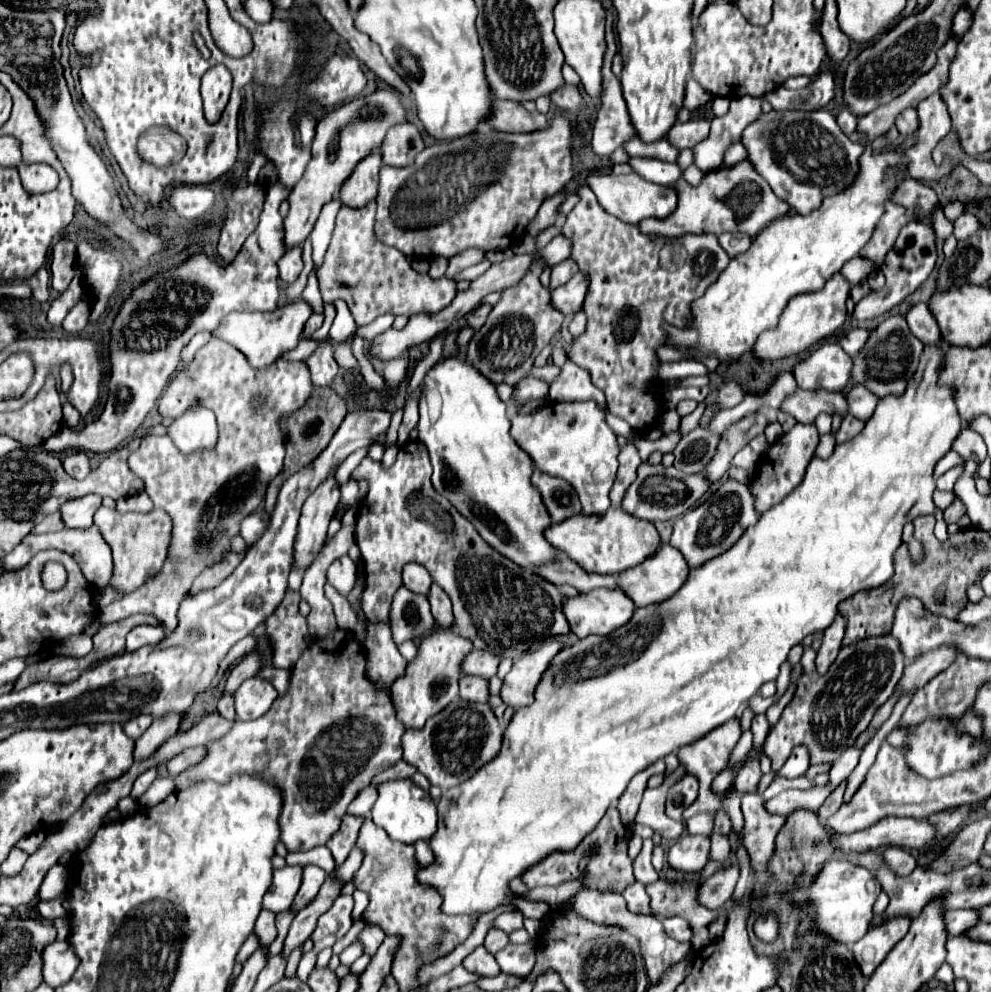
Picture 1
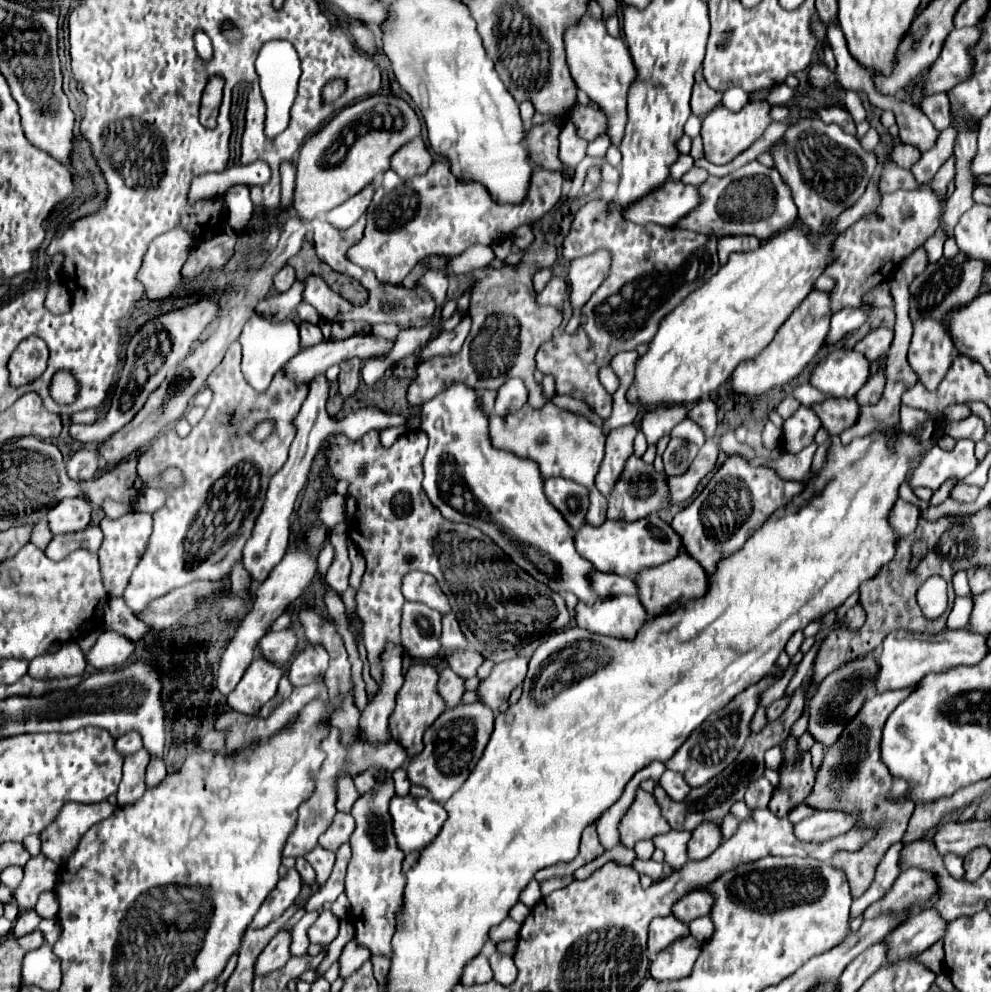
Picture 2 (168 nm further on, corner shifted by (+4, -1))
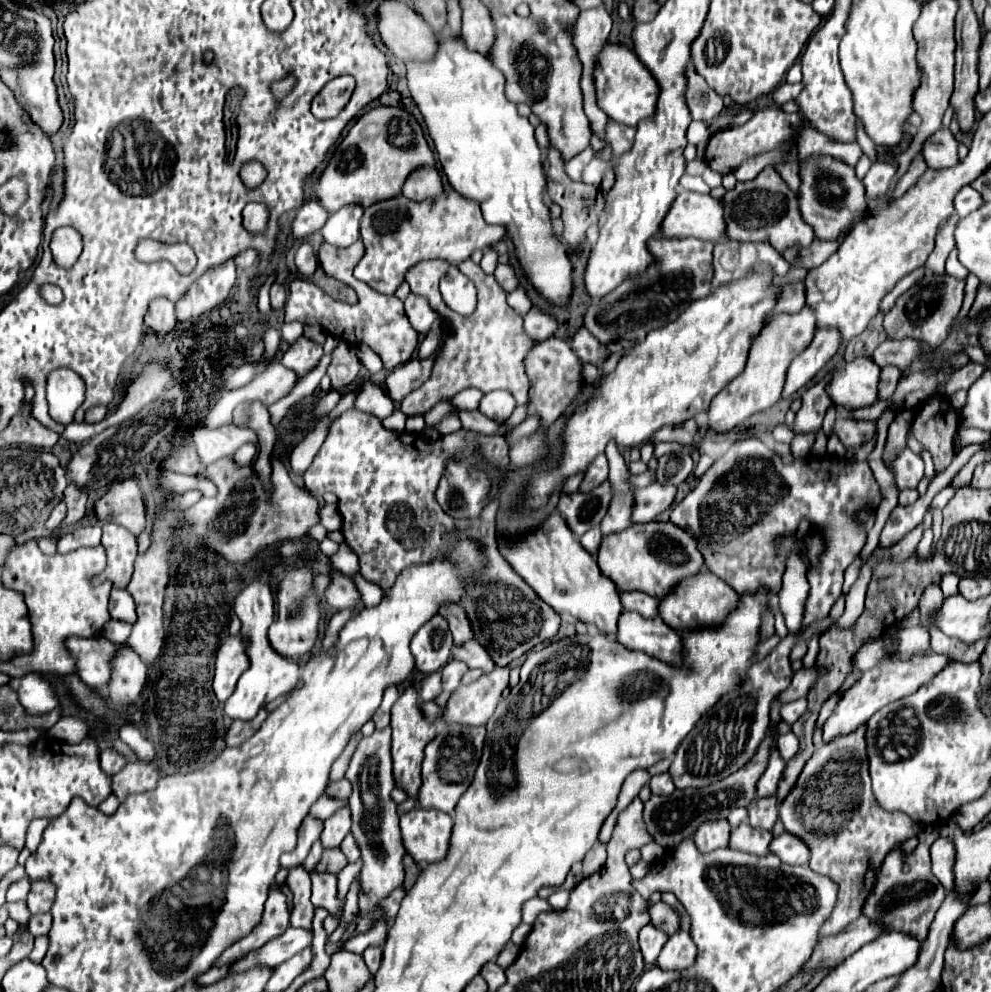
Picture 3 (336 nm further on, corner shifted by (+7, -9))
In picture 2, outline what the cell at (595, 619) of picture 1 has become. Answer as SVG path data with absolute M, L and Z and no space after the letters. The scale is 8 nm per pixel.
M614 596L602 598L598 604L588 606L584 602L576 608L576 622L596 634L634 640L640 626L648 622L648 612L638 598Z

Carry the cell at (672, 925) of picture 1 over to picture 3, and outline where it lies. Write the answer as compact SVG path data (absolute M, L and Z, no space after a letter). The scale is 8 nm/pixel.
M647 924L641 928L639 932L639 946L645 958L645 964L655 964L661 948L665 946L665 942L669 940L669 936L663 930L657 930L653 924Z

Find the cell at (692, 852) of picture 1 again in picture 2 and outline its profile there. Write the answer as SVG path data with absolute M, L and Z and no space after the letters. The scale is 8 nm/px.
M714 822L700 824L688 842L688 856L692 860L702 860L710 856L722 844L722 830Z

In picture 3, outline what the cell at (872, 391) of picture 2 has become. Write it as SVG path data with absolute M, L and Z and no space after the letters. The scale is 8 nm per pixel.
M885 366L881 370L881 380L879 380L879 396L877 400L887 400L893 396L895 388L897 388L897 382L899 382L899 376L901 372L893 366Z

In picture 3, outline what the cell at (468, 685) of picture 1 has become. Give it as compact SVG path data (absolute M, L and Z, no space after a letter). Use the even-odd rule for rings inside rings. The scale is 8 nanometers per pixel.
M441 672L437 674L429 674L423 682L421 682L421 700L429 702L429 700L435 700L439 694L441 694ZM423 686L425 686L425 692L423 692Z

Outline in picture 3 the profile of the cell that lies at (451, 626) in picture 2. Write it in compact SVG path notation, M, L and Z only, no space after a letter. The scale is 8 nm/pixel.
M465 642L465 646L453 646L453 658L463 660L469 668L479 668L483 672L491 672L495 668L487 650L479 642Z

